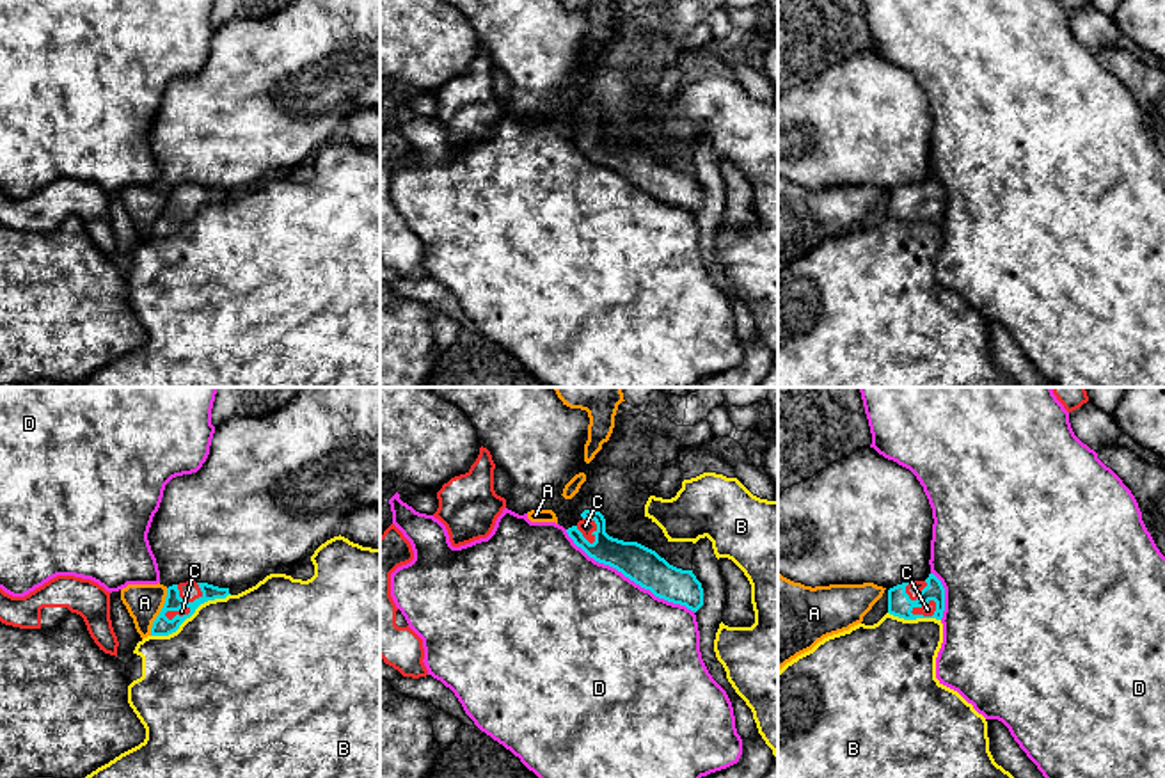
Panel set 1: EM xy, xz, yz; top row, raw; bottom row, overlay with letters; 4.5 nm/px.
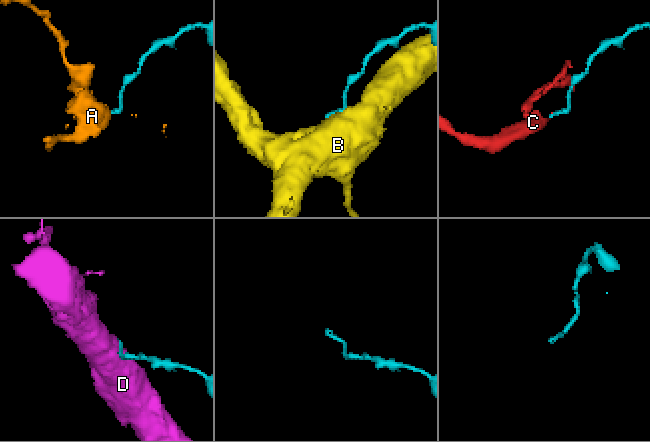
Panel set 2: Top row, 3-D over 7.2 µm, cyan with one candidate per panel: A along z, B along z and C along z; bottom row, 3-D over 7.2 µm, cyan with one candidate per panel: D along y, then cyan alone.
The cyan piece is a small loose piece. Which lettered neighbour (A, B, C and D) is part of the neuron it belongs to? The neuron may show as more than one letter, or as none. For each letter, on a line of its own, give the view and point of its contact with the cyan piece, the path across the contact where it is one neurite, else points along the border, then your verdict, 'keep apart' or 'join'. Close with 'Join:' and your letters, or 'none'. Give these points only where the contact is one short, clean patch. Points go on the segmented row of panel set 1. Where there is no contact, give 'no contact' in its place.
A: contact xy (160, 611); border xy (167, 588), (164, 606), (150, 635); keep apart
B: contact xy (190, 615); keep apart
C: contact yz (922, 604); way yz (899, 604), (922, 604), (927, 610); join
D: contact xz (629, 578); keep apart
Join: C

